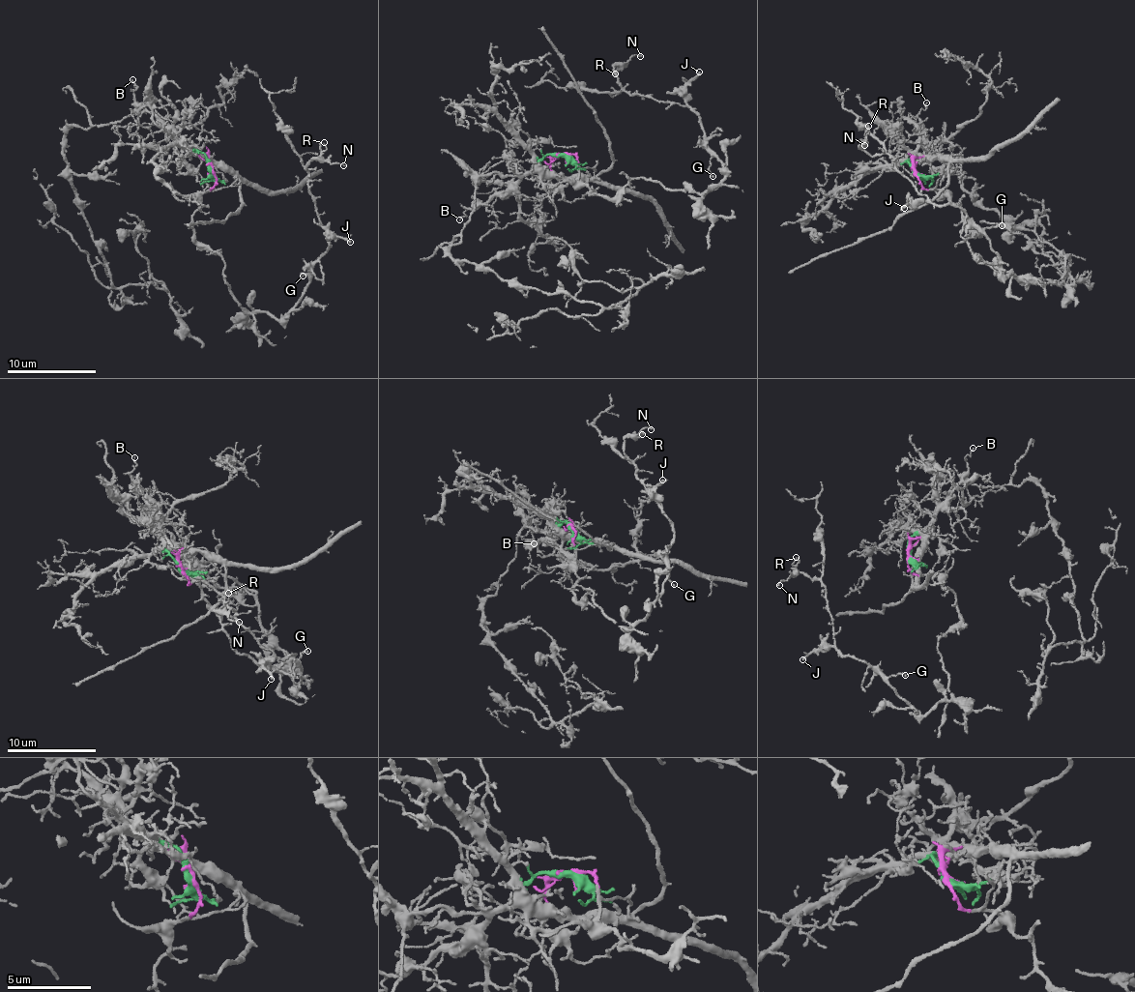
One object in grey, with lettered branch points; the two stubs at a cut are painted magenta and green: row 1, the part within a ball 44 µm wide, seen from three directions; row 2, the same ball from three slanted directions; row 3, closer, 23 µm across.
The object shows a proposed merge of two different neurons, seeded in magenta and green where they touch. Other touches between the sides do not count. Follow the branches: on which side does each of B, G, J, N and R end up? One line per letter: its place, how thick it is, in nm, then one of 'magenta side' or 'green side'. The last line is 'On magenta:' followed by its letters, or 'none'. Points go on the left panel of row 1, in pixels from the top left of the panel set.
B: place (132, 79); calibre 120 nm; green side
G: place (303, 276); calibre 130 nm; magenta side
J: place (350, 242); calibre 150 nm; magenta side
N: place (343, 165); calibre 100 nm; magenta side
R: place (324, 142); calibre 110 nm; magenta side
On magenta: G, J, N, R

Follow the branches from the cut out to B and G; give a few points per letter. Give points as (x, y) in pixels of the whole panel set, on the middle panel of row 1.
B: (563, 157), (549, 154), (500, 191), (473, 208), (464, 208), (460, 219)
G: (563, 157), (575, 155), (577, 179), (608, 198), (644, 177), (706, 192), (724, 175), (714, 157), (713, 176)

